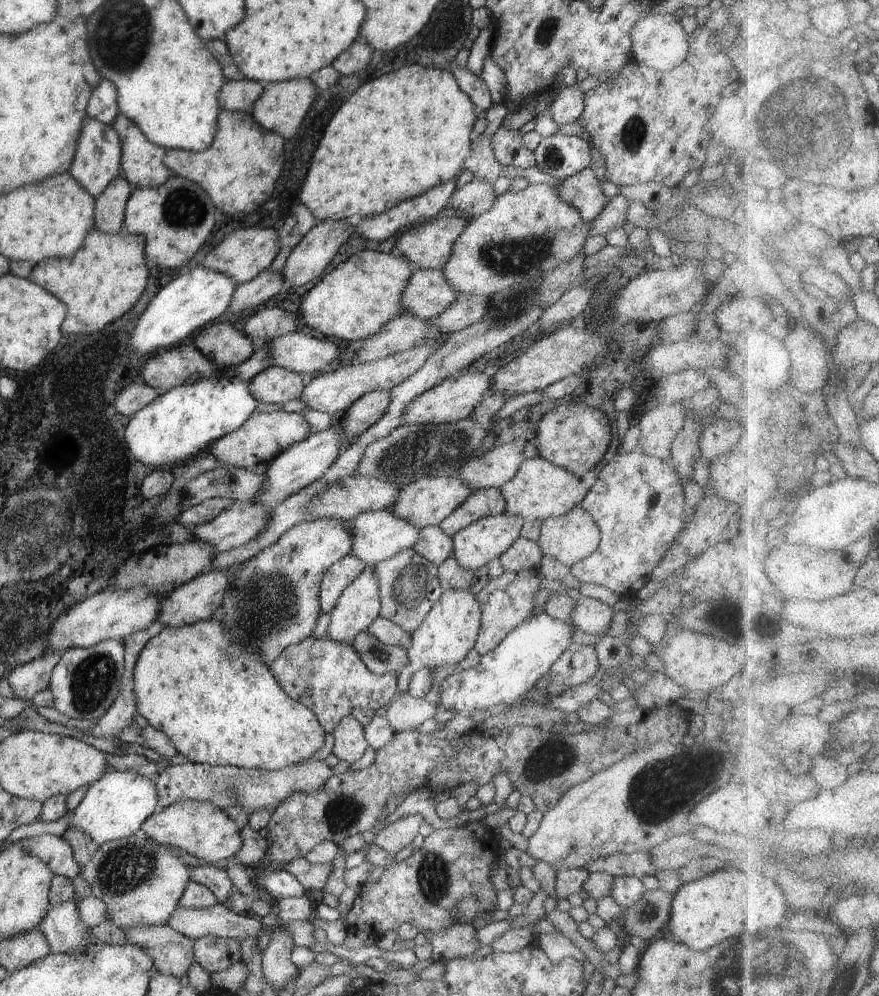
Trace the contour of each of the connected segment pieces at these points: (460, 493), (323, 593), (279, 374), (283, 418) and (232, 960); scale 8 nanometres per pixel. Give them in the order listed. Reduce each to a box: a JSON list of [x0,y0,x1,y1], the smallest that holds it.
[[392,476,472,529],[319,554,368,613],[248,366,312,405],[209,410,308,469],[193,937,241,974]]

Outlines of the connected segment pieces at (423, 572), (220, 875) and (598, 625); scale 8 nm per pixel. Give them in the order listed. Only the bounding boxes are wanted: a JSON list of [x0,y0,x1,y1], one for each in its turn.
[[374,549,444,634],[190,866,237,906],[570,595,615,638]]

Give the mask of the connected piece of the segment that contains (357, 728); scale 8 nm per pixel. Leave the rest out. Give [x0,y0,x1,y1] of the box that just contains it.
[333,716,369,762]

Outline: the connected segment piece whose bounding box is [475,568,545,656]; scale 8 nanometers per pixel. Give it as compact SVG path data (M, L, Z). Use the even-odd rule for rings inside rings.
M538 568L520 572L505 571L502 576L491 579L482 591L475 595L480 603L482 614L482 622L475 642L476 652L481 656L492 652L508 634L518 628L519 624L531 617L531 610L535 606L532 598L544 585Z

